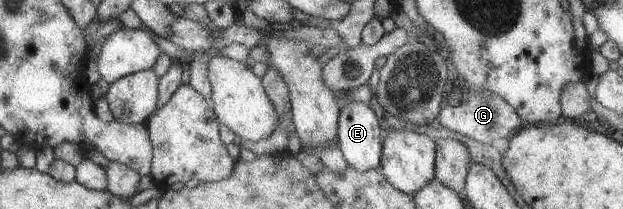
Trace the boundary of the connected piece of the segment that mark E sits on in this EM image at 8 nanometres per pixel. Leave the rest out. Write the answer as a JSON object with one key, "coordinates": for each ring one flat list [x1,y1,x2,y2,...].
{"coordinates":[[346,102,339,109,336,127,336,145,342,152,347,165,356,171,378,169,382,151,382,134,379,119,369,104,362,102]]}

